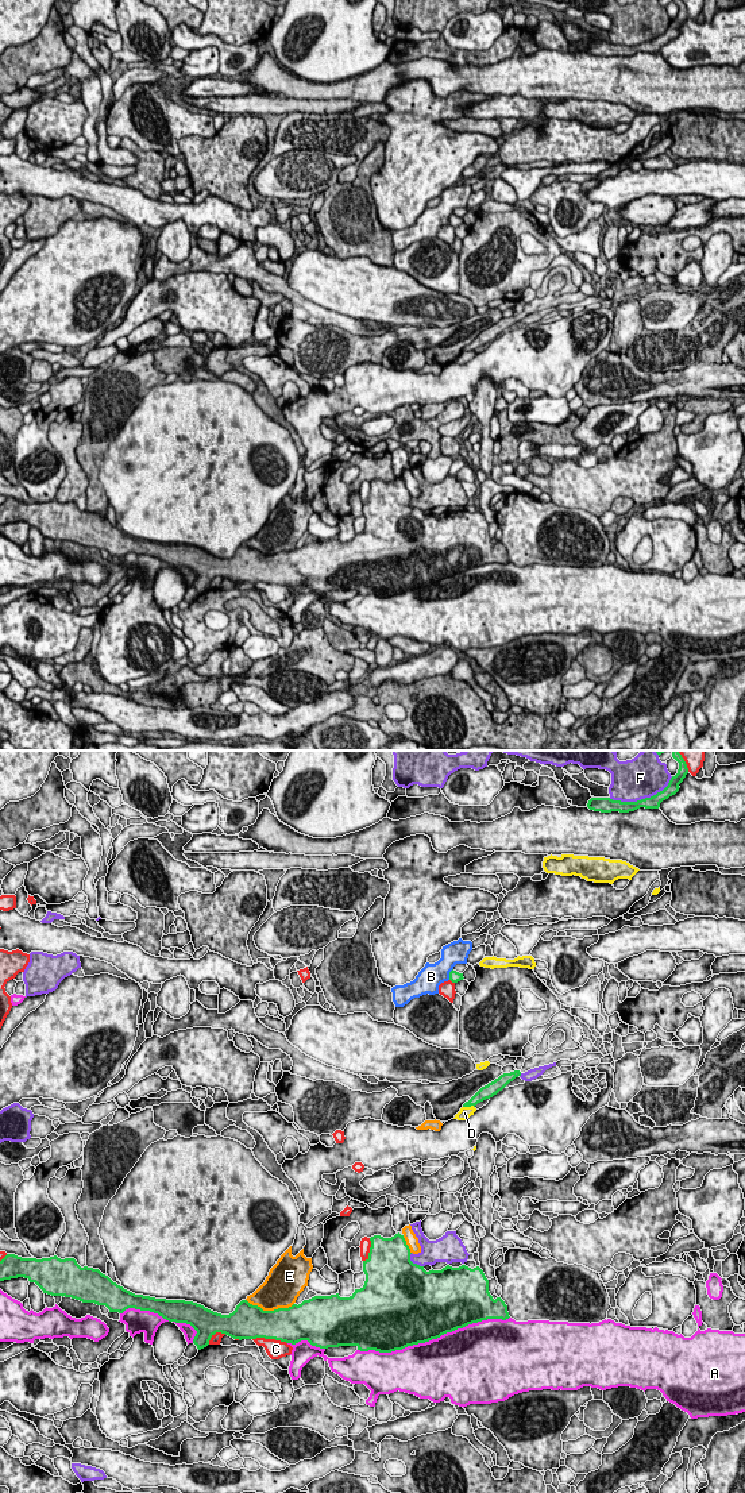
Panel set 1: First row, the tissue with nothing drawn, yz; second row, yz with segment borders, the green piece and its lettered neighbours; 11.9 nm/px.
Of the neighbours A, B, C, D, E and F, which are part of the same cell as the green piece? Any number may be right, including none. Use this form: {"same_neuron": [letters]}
{"same_neuron": []}

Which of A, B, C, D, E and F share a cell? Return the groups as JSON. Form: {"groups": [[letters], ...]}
{"groups": [["A"], ["B"], ["C"], ["D"], ["E"], ["F"]]}

